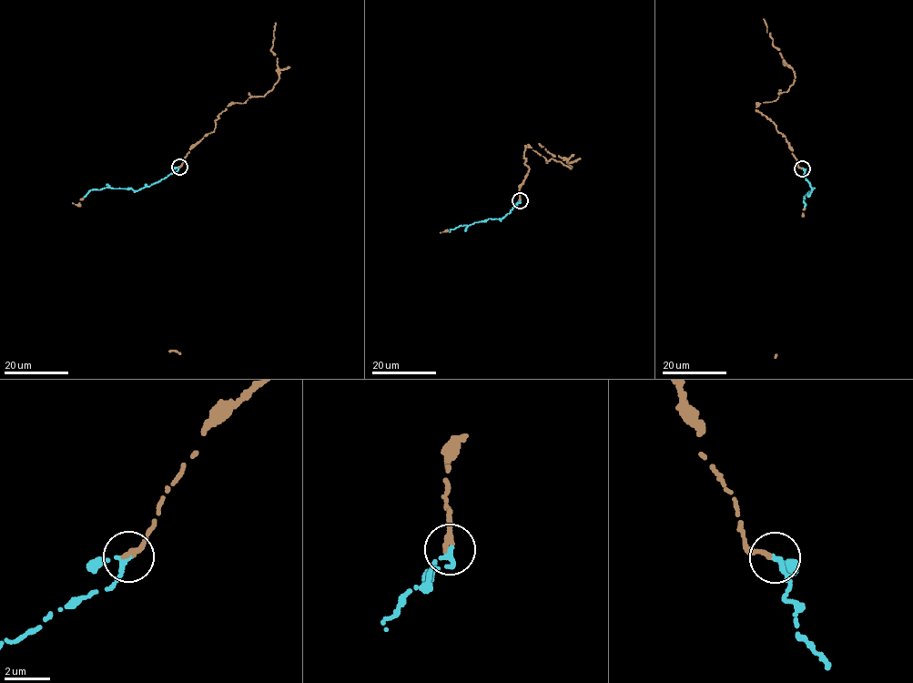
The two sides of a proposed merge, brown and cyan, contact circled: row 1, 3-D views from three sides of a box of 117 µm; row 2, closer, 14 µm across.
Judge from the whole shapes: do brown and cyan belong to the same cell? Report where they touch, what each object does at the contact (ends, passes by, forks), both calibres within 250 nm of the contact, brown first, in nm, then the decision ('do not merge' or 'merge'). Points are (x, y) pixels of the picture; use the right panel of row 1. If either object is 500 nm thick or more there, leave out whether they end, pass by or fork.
at (802, 168); brown ends there; cyan passes by; 260 nm thick on the brown side, 200 nm on the other; merge

